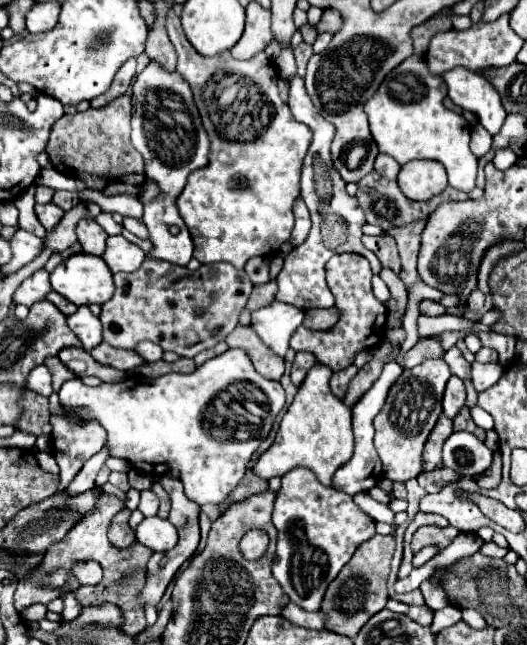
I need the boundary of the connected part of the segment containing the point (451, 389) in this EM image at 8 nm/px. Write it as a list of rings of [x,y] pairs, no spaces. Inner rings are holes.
[[[452,375],[446,385],[446,391],[444,391],[444,413],[452,419],[464,407],[464,401],[466,401],[464,383],[462,379]]]

